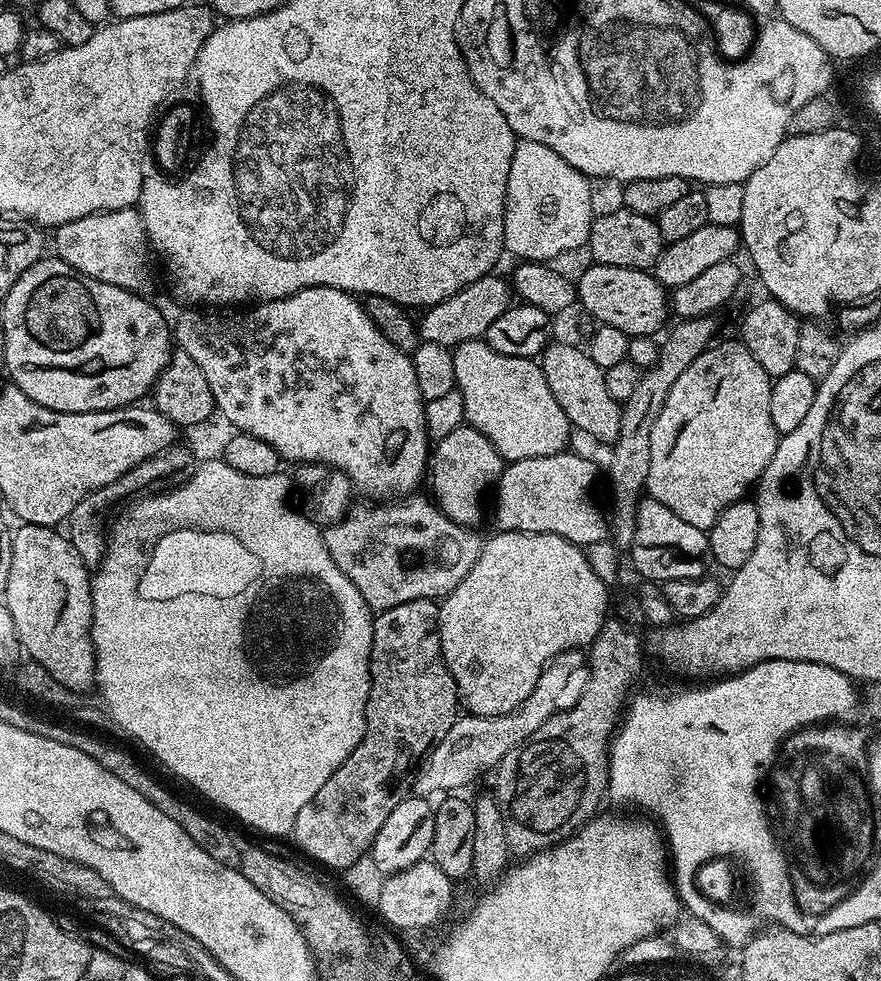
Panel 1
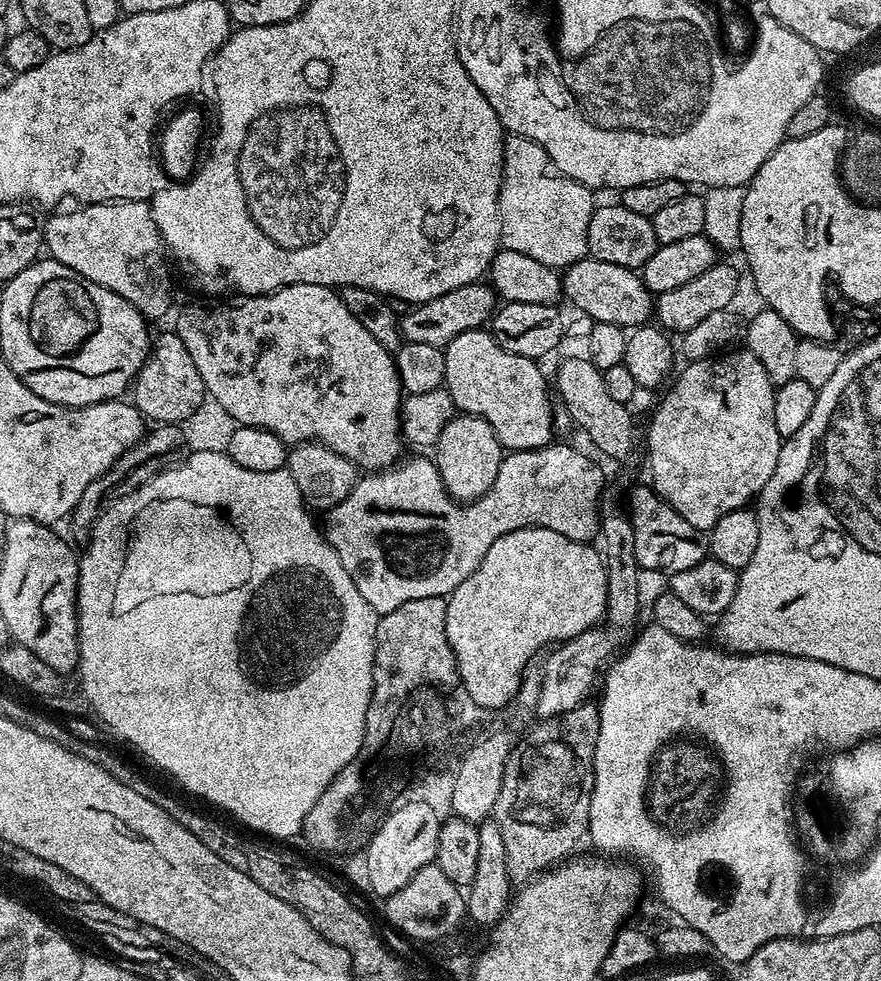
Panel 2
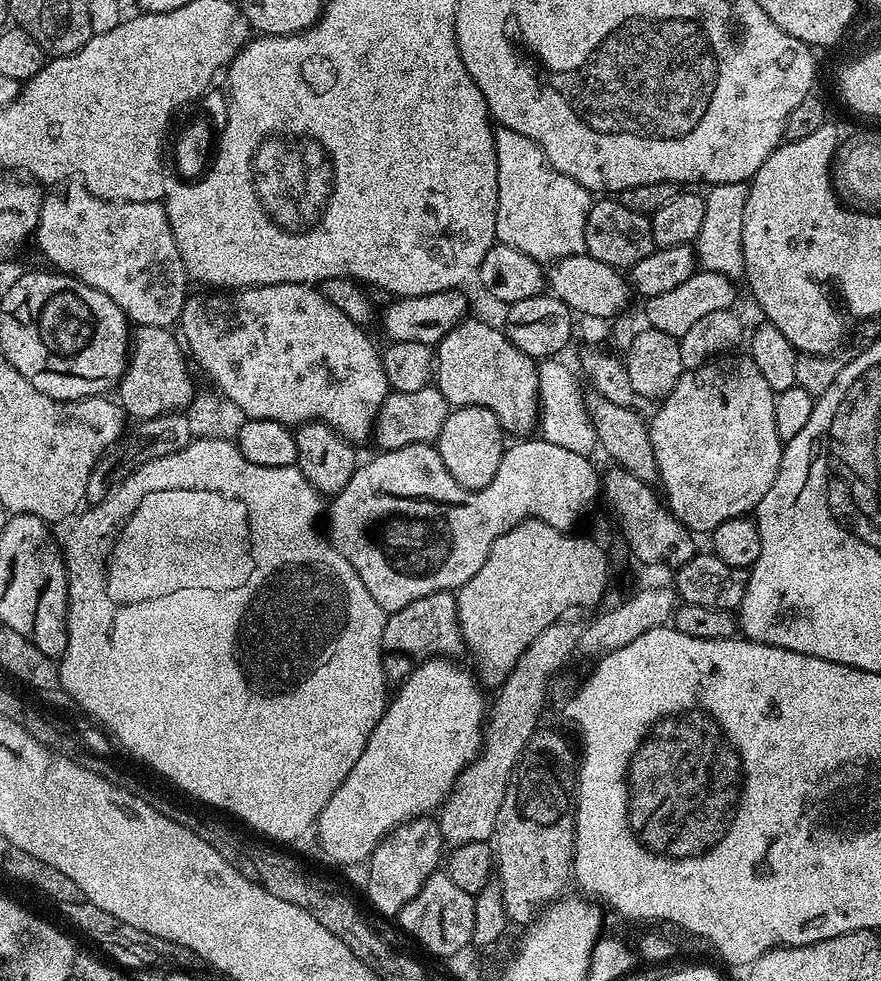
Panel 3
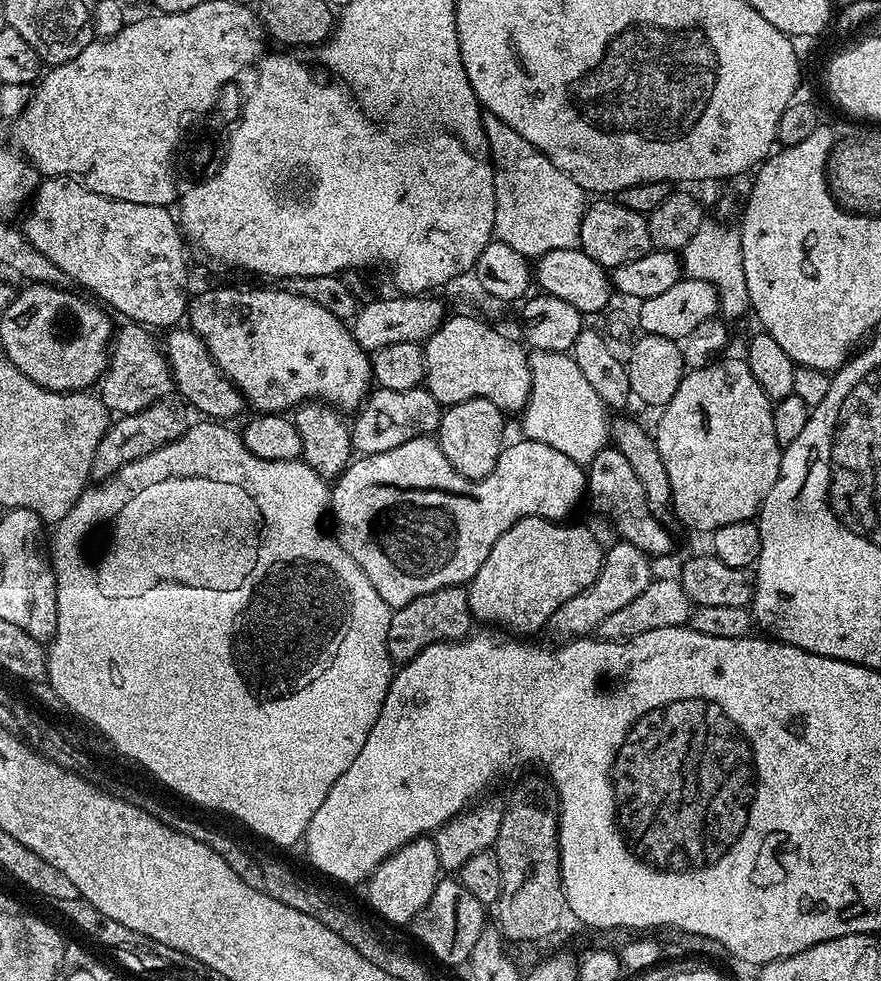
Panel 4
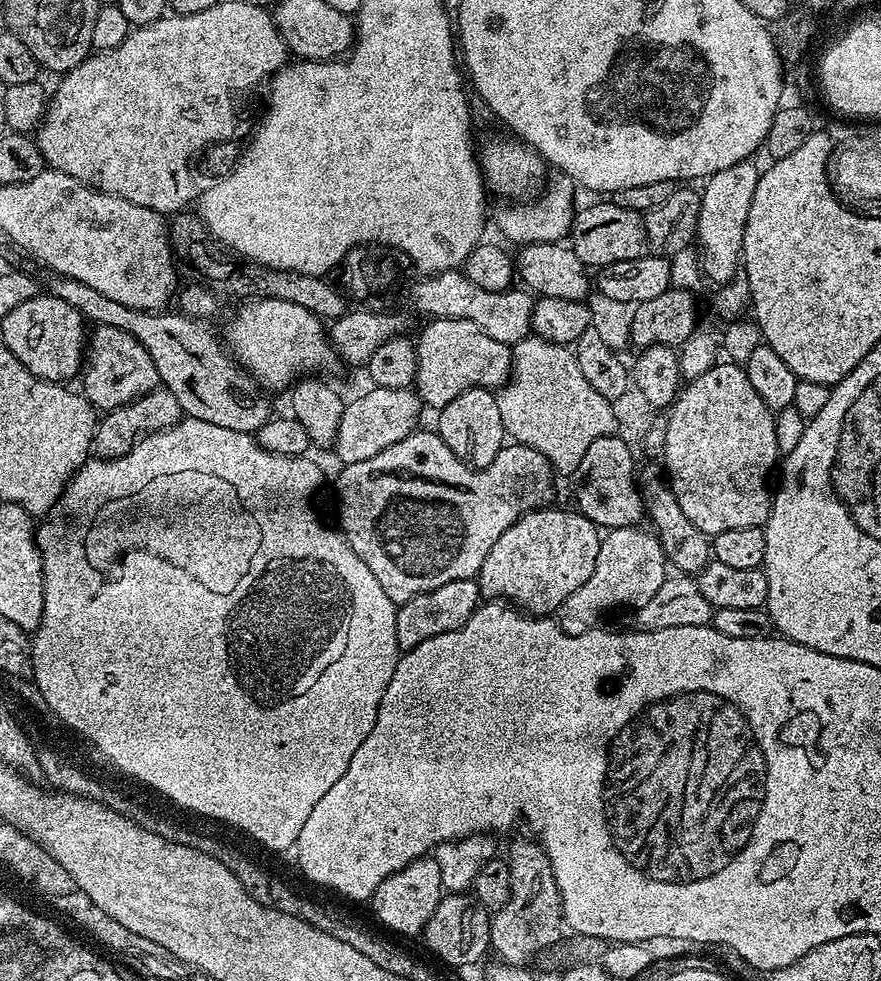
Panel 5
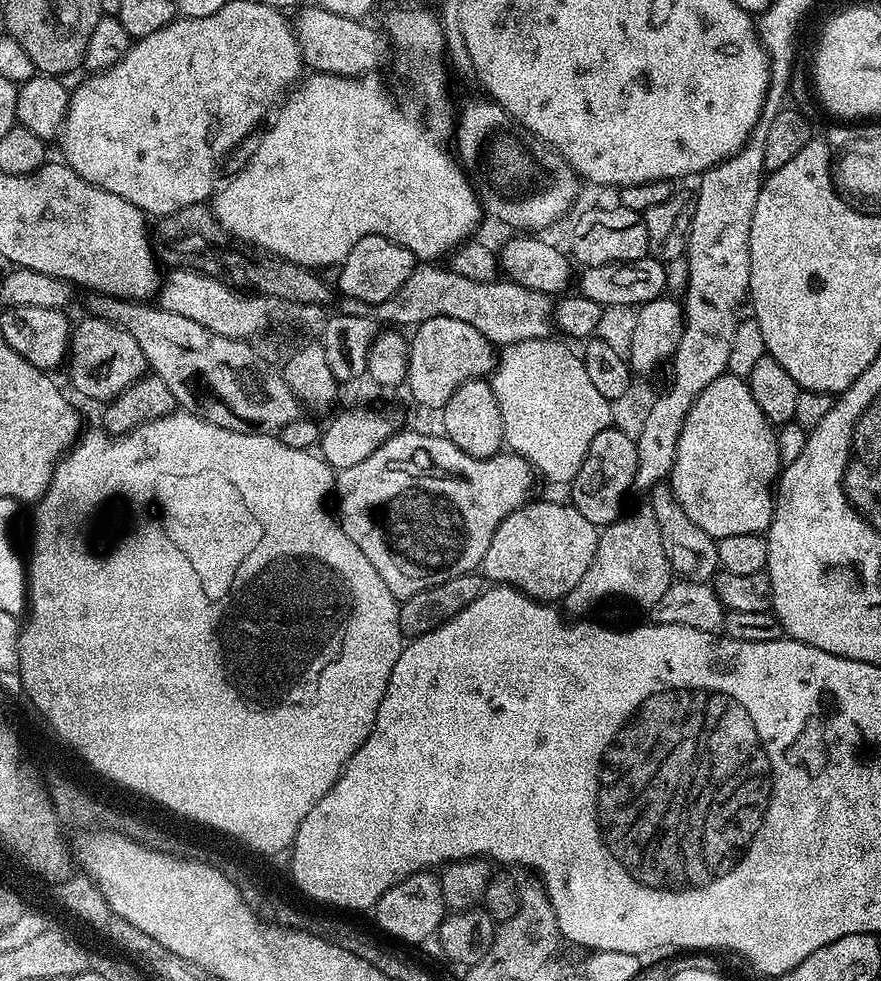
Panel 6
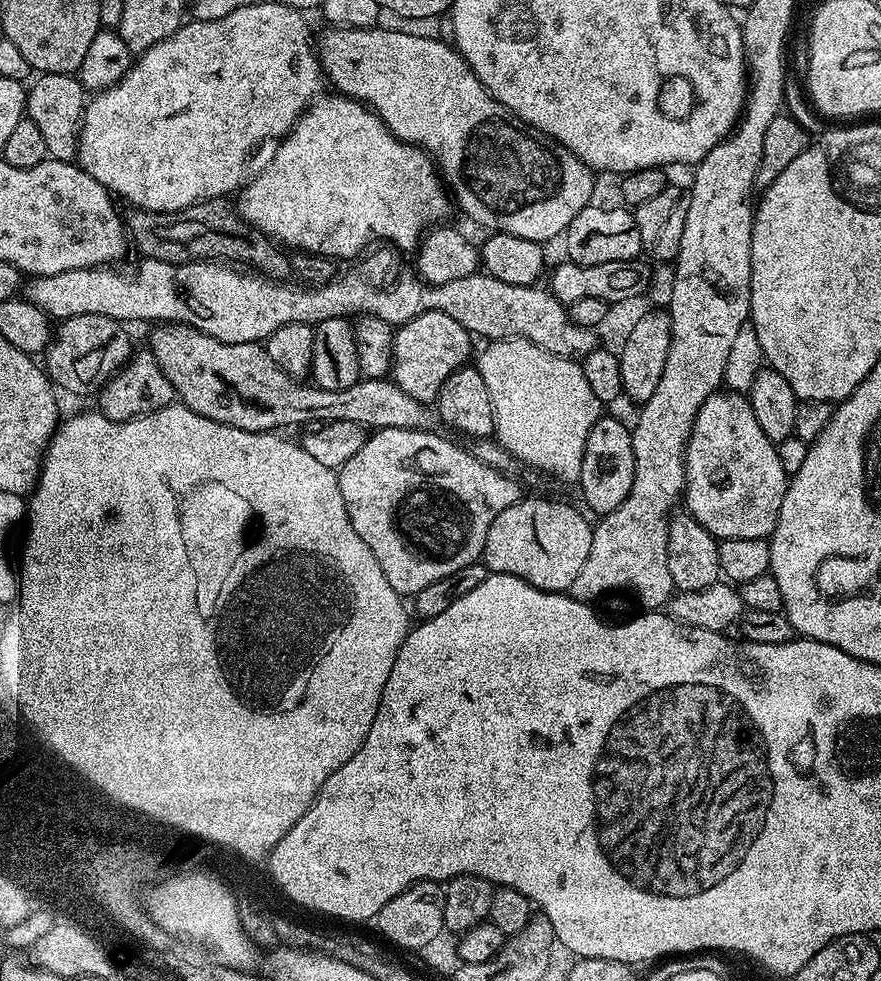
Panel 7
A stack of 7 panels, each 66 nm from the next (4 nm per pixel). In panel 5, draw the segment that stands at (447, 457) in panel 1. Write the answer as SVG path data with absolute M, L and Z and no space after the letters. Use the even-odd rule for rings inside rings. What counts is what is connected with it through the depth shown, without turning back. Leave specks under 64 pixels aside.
M471 388L454 402L450 402L444 408L439 409L434 425L435 431L454 450L454 454L464 464L472 468L485 468L498 458L500 449L506 443L506 433L502 426L502 414L498 414L498 402L496 401L496 392L487 388Z

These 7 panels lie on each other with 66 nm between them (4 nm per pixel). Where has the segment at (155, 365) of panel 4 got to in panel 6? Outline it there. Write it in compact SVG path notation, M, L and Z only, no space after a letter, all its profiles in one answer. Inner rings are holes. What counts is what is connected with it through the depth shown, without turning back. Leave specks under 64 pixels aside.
M88 314L85 320L75 321L70 332L70 355L66 360L66 369L72 375L72 384L88 400L107 402L122 394L141 376L149 371L146 354L134 338L126 334L122 326L106 322L102 318Z

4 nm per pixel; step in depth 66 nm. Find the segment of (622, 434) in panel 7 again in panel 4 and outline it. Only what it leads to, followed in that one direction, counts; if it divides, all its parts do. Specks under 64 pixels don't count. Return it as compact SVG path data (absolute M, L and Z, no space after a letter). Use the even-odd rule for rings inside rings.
M616 447L603 448L592 463L587 465L586 475L588 486L587 499L604 516L612 519L616 532L621 541L638 546L650 558L664 556L672 548L672 536L664 529L665 525L653 514L646 502L646 494L642 482L638 482L638 474L626 462L626 454L622 454Z

